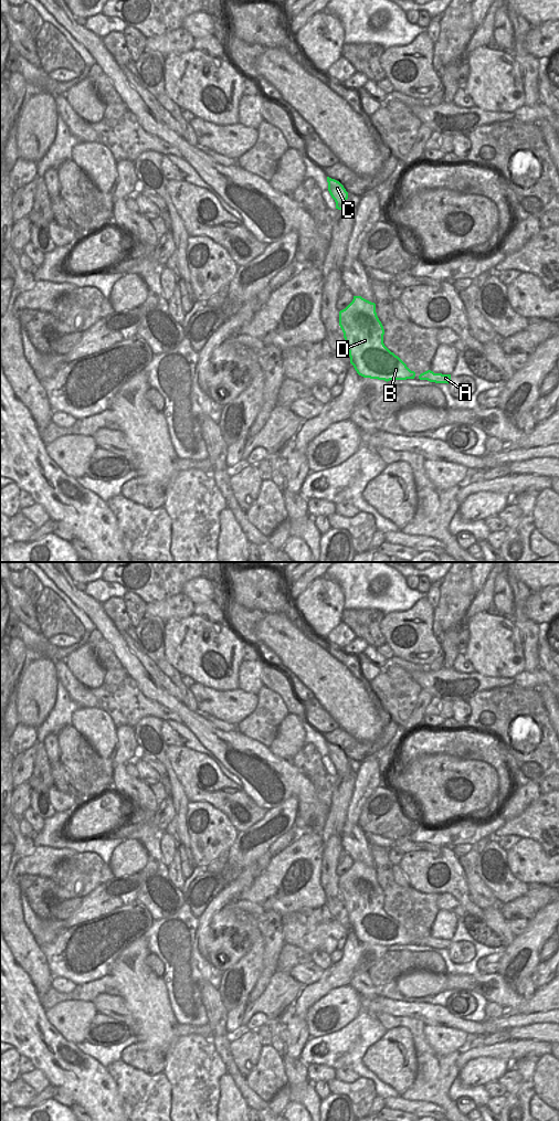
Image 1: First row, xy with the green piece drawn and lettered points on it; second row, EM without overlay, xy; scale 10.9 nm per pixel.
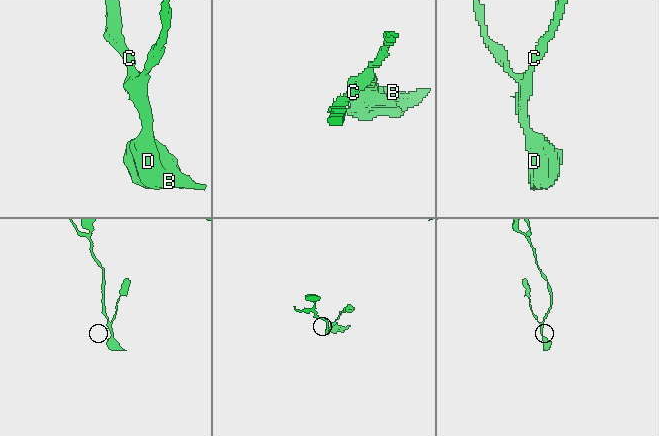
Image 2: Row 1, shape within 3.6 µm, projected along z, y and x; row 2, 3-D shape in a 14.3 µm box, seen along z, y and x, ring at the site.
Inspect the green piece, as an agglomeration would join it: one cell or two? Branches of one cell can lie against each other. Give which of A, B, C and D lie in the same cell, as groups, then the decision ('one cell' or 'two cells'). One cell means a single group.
A B C D | one cell

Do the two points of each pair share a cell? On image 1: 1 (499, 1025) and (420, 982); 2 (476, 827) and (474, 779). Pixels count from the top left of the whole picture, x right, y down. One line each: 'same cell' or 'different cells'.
1: different cells
2: different cells

